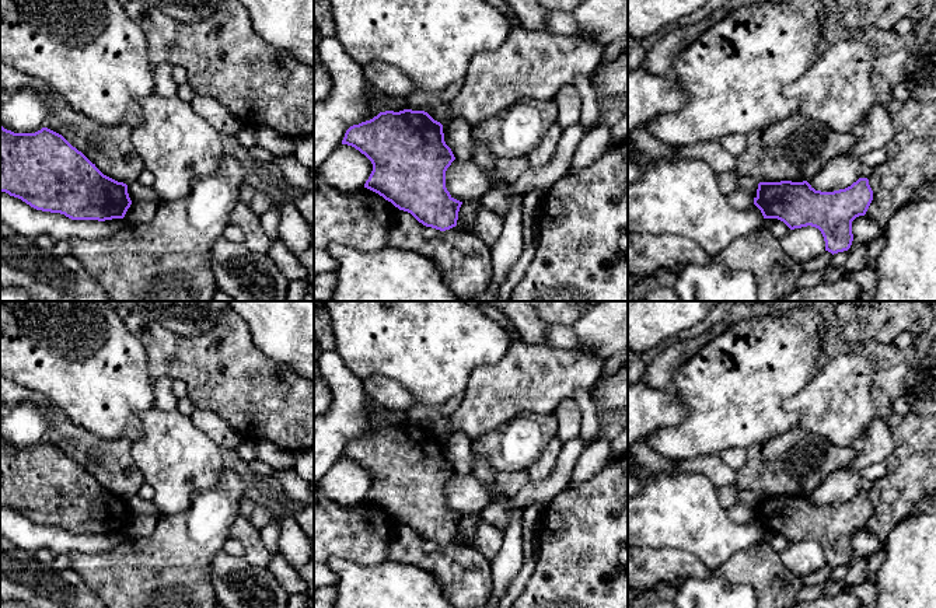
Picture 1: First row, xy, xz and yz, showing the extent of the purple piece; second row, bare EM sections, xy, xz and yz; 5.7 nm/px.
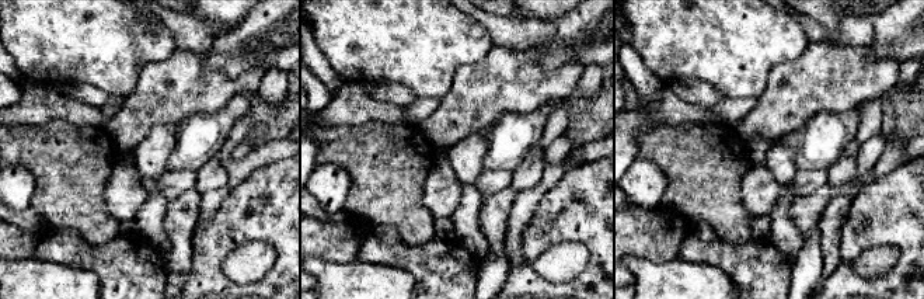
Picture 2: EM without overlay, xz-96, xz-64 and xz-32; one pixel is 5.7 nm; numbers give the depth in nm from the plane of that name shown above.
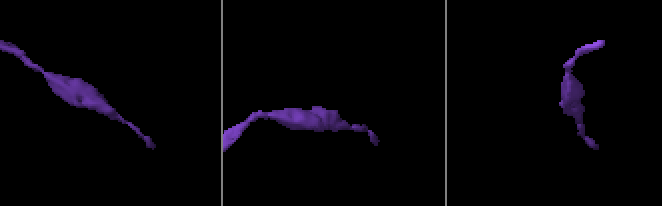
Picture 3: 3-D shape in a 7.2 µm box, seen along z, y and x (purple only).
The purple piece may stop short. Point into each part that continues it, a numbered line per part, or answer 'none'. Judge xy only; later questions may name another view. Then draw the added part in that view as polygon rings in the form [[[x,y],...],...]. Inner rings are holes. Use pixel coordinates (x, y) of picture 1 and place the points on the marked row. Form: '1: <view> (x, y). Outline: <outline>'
none

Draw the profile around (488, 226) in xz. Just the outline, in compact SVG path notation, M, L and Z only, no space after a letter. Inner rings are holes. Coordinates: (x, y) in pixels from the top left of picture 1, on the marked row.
M482 199L475 202L478 212L471 228L488 247L493 247L503 233L503 217L482 205Z

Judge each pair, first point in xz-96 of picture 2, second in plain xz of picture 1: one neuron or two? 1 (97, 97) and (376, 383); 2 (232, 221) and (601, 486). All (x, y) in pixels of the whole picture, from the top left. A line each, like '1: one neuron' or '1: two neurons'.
1: one neuron
2: one neuron

